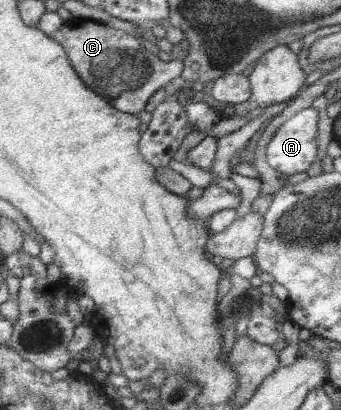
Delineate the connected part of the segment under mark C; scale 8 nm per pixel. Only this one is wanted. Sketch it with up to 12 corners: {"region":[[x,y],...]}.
{"region":[[70,19],[50,37],[87,88],[143,111],[182,71],[139,38]]}

